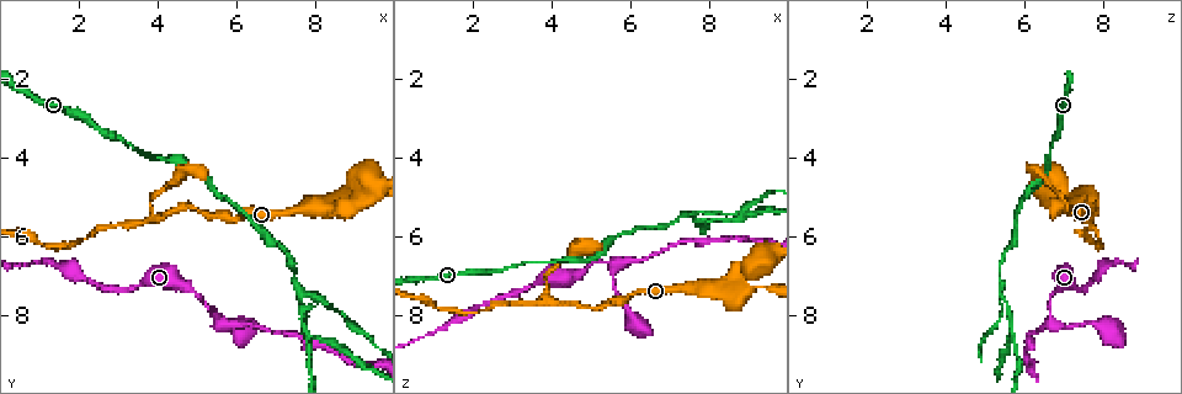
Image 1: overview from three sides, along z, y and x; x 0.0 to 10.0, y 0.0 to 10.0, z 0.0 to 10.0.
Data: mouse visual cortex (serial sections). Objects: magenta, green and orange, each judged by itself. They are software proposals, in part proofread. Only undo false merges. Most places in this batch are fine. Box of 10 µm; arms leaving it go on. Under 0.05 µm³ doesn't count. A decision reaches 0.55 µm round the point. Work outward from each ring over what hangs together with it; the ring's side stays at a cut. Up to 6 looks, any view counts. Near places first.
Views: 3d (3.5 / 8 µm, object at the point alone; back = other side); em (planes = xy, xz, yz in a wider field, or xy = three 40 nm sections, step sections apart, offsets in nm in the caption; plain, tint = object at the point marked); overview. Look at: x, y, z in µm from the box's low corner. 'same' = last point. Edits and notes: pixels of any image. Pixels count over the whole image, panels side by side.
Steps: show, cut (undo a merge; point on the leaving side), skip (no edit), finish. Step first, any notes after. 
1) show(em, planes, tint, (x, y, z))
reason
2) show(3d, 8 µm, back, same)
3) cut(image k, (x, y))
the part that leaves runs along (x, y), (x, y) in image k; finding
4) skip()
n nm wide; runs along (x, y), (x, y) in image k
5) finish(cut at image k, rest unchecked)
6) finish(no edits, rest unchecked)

show(3d, 3.5 µm, (5.65, 8.15, 6.65))
narrows sharply

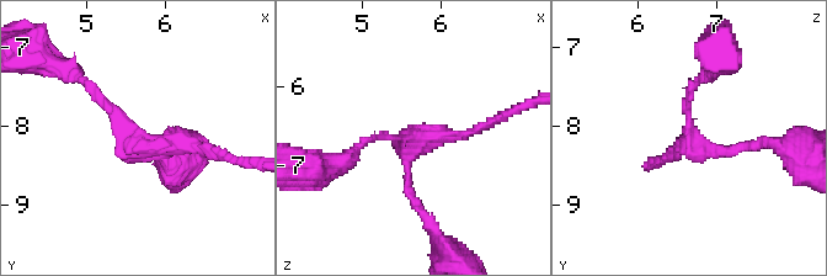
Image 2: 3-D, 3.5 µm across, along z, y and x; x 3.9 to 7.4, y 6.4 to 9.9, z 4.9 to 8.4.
show(em, xy, step 3, tint, (5.60, 8.20, 6.65))
3 arms; arms of 100, 150, 150 nm; now the EM

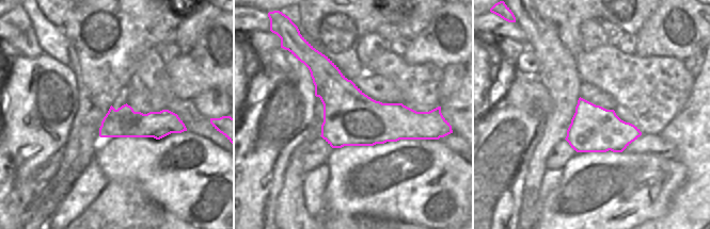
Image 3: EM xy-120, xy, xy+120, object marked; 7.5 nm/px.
skip()
runs along (183, 128), (113, 125), (101, 133) in image 3; continuous, no second cell

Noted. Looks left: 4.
show(3d, 3.5 µm, (7.70, 7.45, 5.35))
a fork

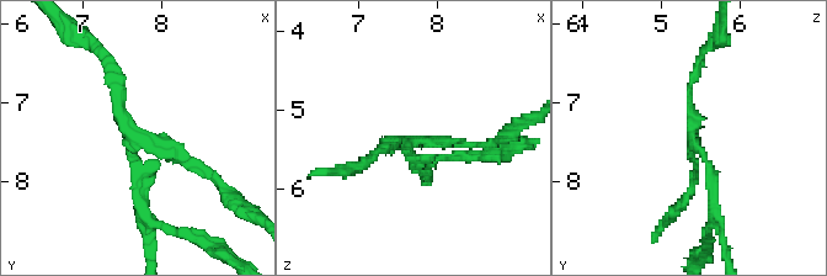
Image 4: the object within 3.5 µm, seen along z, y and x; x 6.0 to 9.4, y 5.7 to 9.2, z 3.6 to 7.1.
show(em, xy, step 5, tint, (7.65, 7.50, 5.40))
need the tissue

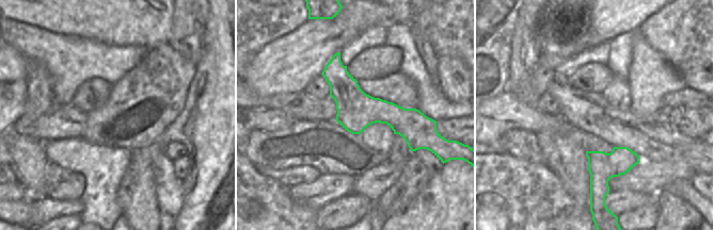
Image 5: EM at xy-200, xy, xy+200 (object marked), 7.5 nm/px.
cut(image 4, (140, 200))
3 arms; arms of 100, 150, 150 nm; the part that leaves runs along (134, 158), (142, 211), (198, 240) in image 4; a second cell is stuck on

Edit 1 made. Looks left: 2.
show(3d, 8 µm, (4.00, 5.55, 7.70))
arms part here

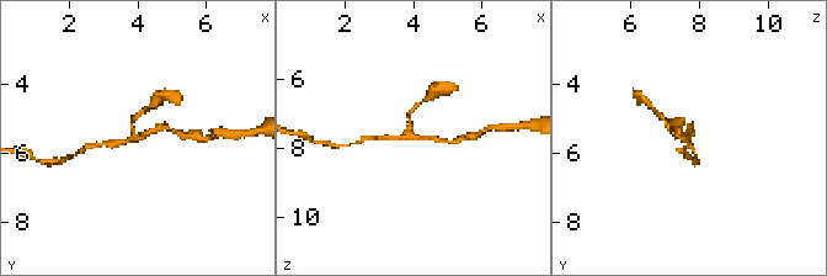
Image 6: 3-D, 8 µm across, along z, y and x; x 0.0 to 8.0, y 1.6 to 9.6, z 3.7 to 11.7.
show(em, xy, step 2, tint, same)
3 arms; arms of 100, 150, 150 nm; shape alone is not enough

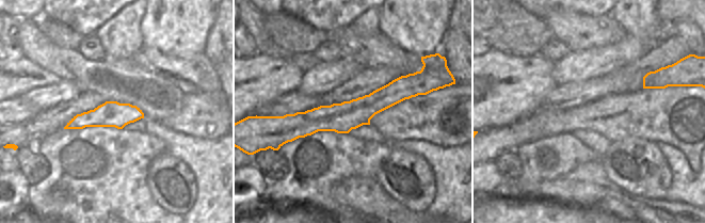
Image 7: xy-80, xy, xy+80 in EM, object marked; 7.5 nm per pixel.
skip()
runs along (447, 141), (414, 136), (410, 111) in image 6; all the same cell

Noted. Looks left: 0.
finish(cut at image 4, rest unchecked)

